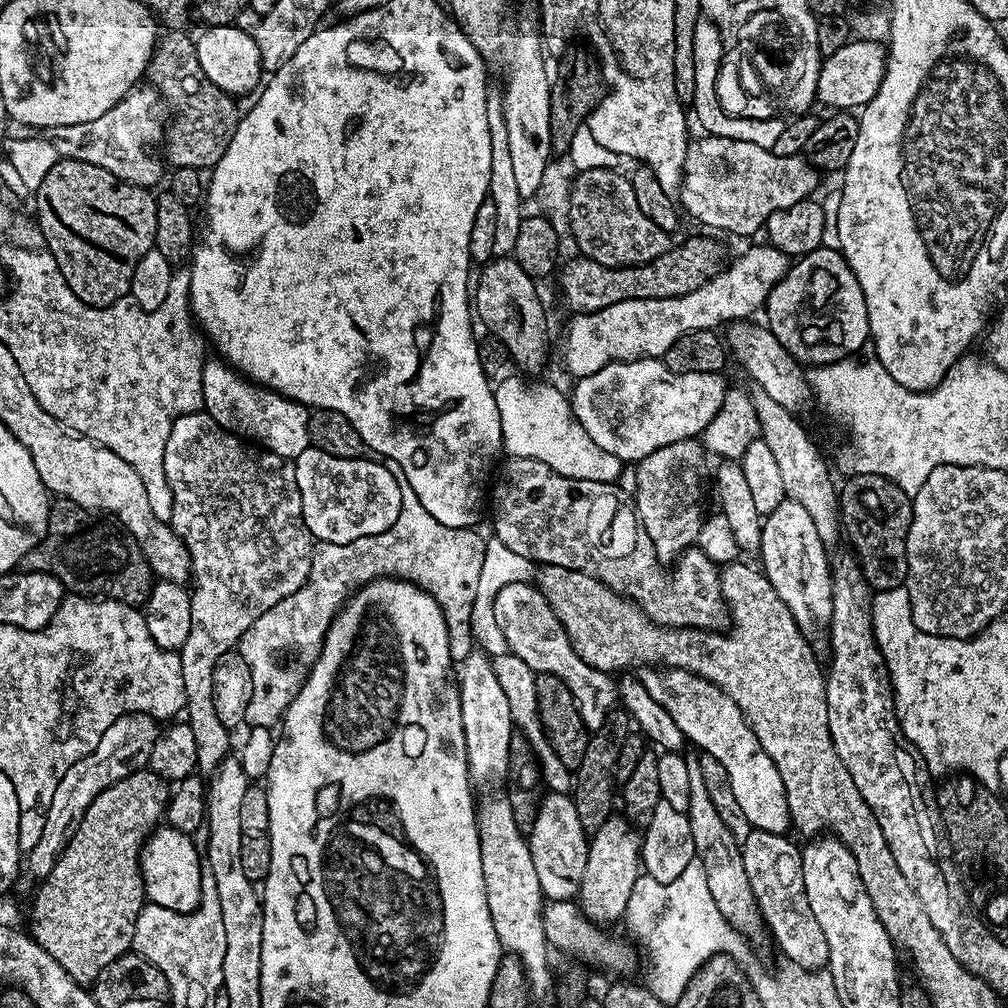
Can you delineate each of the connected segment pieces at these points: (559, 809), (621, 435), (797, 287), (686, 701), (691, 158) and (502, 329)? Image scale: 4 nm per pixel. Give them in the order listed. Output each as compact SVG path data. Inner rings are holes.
M548 792L541 799L540 809L532 823L531 832L527 833L530 846L530 858L534 858L534 870L538 874L540 891L548 900L570 900L579 897L582 886L582 874L586 874L586 858L588 857L589 833L585 832L578 810L574 806L571 795L563 792Z
M641 358L638 360L618 360L615 364L602 366L589 376L579 377L575 381L576 389L570 392L572 412L576 421L590 434L594 446L606 454L614 454L621 462L639 462L654 450L670 446L679 440L691 440L699 437L705 426L718 414L724 404L726 391L725 377L718 372L710 374L682 374L670 370L660 358Z
M821 246L810 254L799 257L785 274L770 290L766 313L766 326L790 350L790 354L808 366L832 364L835 360L845 360L848 356L857 355L863 344L869 343L868 315L866 302L862 294L862 286L858 286L858 278L854 278L852 267L846 262L843 252L835 247Z
M648 666L643 671L638 677L647 693L674 718L684 737L691 743L693 740L703 755L718 758L718 762L726 766L730 786L734 786L734 798L738 806L742 806L742 814L746 814L753 829L785 835L789 831L792 815L778 766L774 766L772 759L764 753L752 725L736 703L717 684L711 684L686 668L664 666L657 670Z
M705 135L703 139L697 144L695 141L688 145L678 200L685 213L688 211L698 223L708 228L721 228L736 236L752 236L767 225L774 210L789 208L794 206L794 202L809 199L820 184L821 173L803 155L779 156L770 148L754 146L754 142L742 142L734 138Z
M493 258L479 271L480 281L477 284L475 281L474 284L474 312L479 323L481 320L493 337L505 343L509 361L513 365L516 363L521 368L521 373L538 371L548 356L548 320L544 317L544 304L536 293L537 281L528 276L526 270L522 270L522 266L518 266L518 262L511 258Z

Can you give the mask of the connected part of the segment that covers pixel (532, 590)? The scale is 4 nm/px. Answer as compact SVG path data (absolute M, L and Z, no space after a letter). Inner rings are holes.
M531 583L507 584L498 590L492 603L494 618L500 633L506 638L511 655L522 658L526 666L539 674L554 674L570 686L570 694L574 694L574 702L578 706L578 714L589 733L596 732L602 722L606 722L606 714L612 711L617 703L617 681L611 675L578 658L562 622L554 614L554 610L546 602L543 594Z

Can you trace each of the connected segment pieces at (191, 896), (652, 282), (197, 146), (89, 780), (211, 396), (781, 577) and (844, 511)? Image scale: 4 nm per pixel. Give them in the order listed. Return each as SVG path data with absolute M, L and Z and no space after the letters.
M160 826L144 841L144 848L140 852L140 873L144 879L144 894L151 903L169 908L175 912L193 912L200 904L200 887L202 878L202 852L196 849L193 837L169 826Z
M696 236L693 240L686 241L681 248L669 247L666 254L645 264L631 264L628 268L607 268L602 266L602 262L587 258L575 259L565 268L563 265L559 269L558 277L560 276L560 288L564 291L564 300L576 314L597 312L606 306L614 306L614 302L690 294L690 290L698 290L698 286L718 275L726 264L719 242L708 236Z
M172 30L167 33L169 36L161 35L157 39L146 76L151 87L161 93L170 105L171 111L172 108L176 111L173 116L171 113L162 141L163 159L173 169L192 167L211 170L222 154L226 154L226 146L230 146L230 138L234 138L234 130L238 130L242 108L228 93L214 86L206 74L202 74L202 66L198 66L195 39L186 33L184 30Z
M129 714L120 716L102 734L98 746L86 758L74 762L66 774L58 782L54 790L54 798L50 798L48 811L44 813L44 825L42 826L42 838L38 838L38 846L26 854L26 872L33 876L36 882L44 880L50 870L54 870L57 858L64 853L70 838L78 830L90 802L102 794L114 782L126 778L134 770L140 770L145 767L150 758L152 744L161 734L157 721L150 716L141 716L139 714Z
M205 359L202 370L203 411L227 432L256 443L265 451L276 453L284 459L295 460L310 446L309 409L296 400L288 400L278 395L270 388L252 383L248 377L241 376L223 359L215 359Z
M785 499L773 513L765 515L762 520L761 546L758 558L762 565L762 571L768 581L778 590L778 598L786 602L790 614L794 614L794 622L802 630L802 634L810 642L825 639L826 629L832 623L832 570L829 549L822 538L818 538L818 529L815 528L810 513L801 504L790 499Z
M862 472L849 477L838 492L840 518L843 531L856 547L854 556L864 580L873 590L901 587L908 579L906 538L912 521L912 501L884 476Z

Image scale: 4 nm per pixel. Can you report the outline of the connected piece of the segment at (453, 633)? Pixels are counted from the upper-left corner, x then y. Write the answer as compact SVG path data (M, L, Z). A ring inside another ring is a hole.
M406 494L402 498L401 513L397 521L382 533L370 534L369 537L357 538L349 544L336 545L317 543L312 549L310 574L306 582L294 594L282 598L278 606L266 610L262 618L242 634L238 651L246 666L250 666L250 678L254 682L254 694L246 706L245 723L254 728L275 729L284 719L284 711L292 704L303 683L303 673L290 666L285 660L286 652L293 648L296 652L306 652L307 659L315 659L320 653L320 645L324 643L324 635L332 625L332 619L344 607L344 601L364 584L371 580L385 578L403 578L420 585L424 591L430 593L438 602L442 614L446 618L446 638L450 638L450 656L454 662L465 660L474 650L472 634L472 611L478 594L478 578L482 575L482 558L486 558L485 537L479 536L476 528L451 528L442 526L428 512L422 502L418 502L414 495Z

